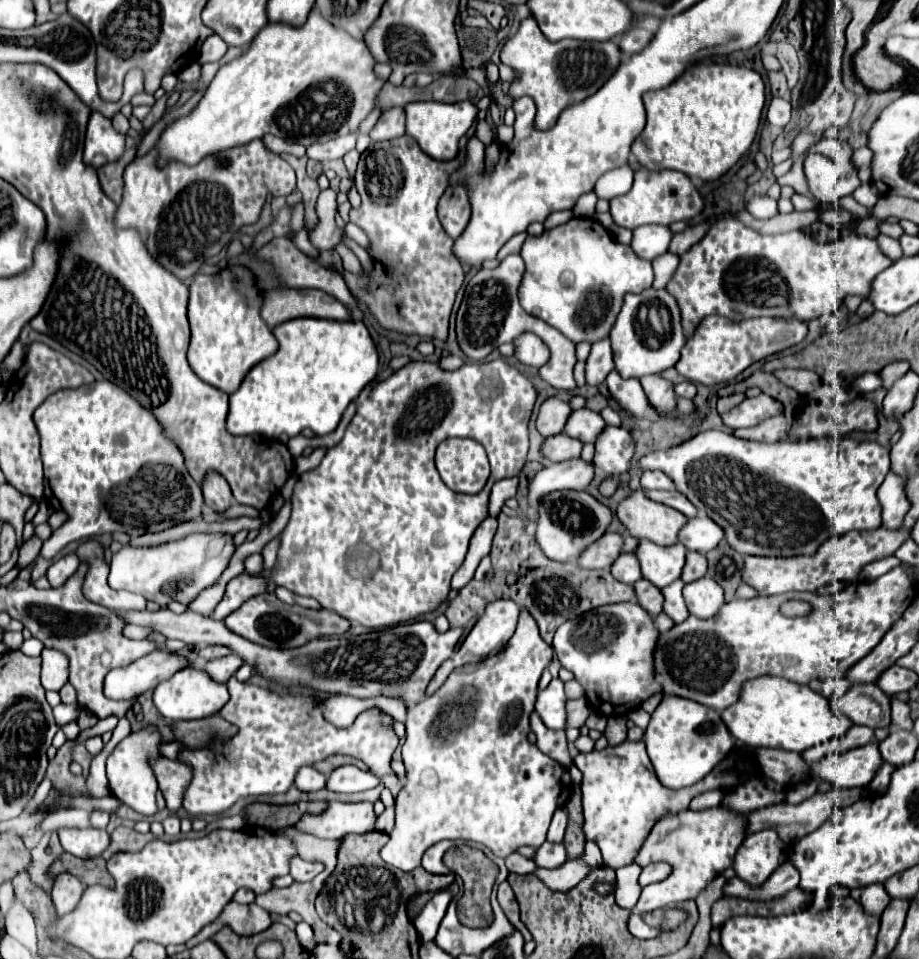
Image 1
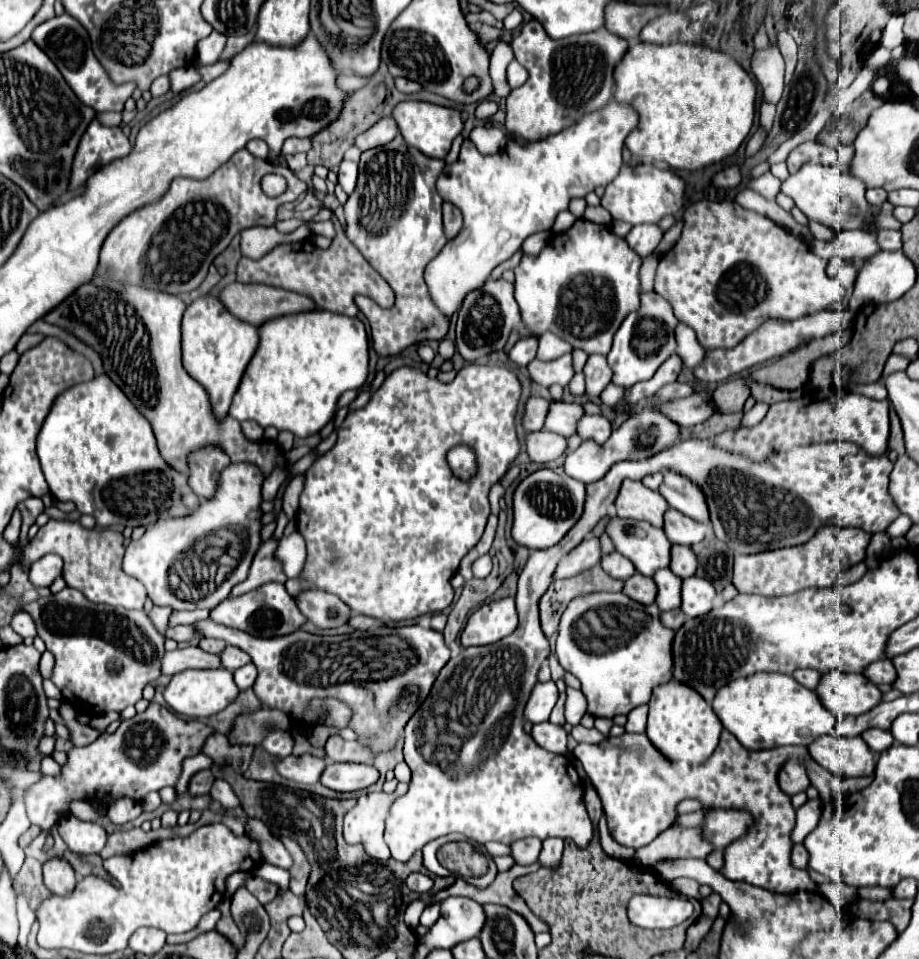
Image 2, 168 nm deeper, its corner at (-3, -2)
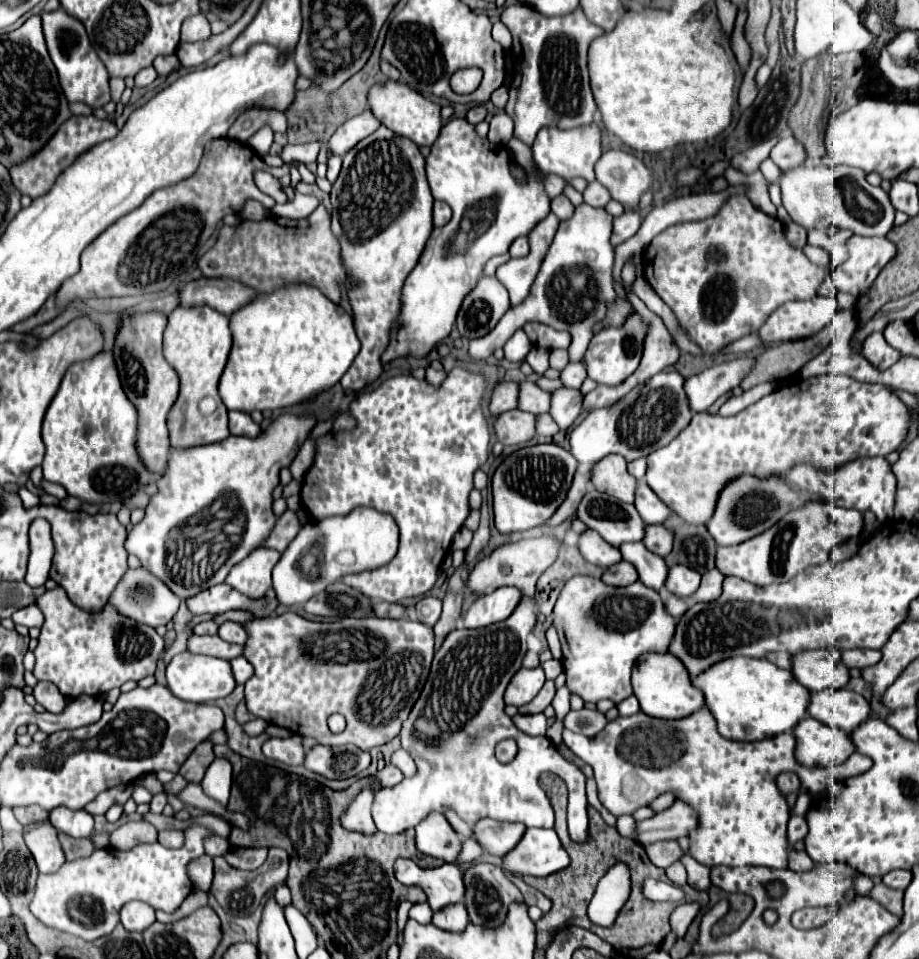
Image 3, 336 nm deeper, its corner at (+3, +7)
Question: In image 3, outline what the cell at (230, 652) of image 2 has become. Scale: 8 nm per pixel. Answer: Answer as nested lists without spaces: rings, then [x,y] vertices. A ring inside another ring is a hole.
[[[223,623],[219,627],[219,637],[227,643],[243,645],[245,643],[245,629],[241,629],[239,623]]]

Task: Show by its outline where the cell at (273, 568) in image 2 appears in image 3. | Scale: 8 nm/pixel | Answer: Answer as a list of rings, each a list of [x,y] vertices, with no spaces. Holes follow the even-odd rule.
[[[285,511],[285,513],[277,519],[275,527],[271,529],[271,533],[267,535],[267,539],[265,539],[259,547],[265,547],[265,549],[275,549],[275,551],[283,553],[283,551],[287,549],[289,541],[291,541],[291,539],[295,539],[297,531],[299,531],[297,515],[295,515],[293,511]]]

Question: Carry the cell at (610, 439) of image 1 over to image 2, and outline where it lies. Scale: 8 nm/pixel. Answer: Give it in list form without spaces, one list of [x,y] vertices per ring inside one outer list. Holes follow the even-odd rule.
[[[583,414],[583,418],[579,418],[577,422],[577,434],[581,436],[581,440],[597,440],[597,442],[605,442],[611,434],[611,424],[607,418],[595,414],[595,416],[589,416],[589,414]]]

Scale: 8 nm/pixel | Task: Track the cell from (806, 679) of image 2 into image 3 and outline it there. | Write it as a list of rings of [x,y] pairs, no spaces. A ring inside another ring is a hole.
[[[769,653],[767,659],[781,669],[791,669],[791,665],[793,665],[793,657],[789,653]]]

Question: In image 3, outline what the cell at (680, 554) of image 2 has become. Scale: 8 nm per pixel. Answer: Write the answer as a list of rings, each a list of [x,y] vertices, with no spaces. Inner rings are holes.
[[[649,525],[649,533],[645,535],[645,547],[659,557],[667,557],[673,551],[673,533],[663,525]]]

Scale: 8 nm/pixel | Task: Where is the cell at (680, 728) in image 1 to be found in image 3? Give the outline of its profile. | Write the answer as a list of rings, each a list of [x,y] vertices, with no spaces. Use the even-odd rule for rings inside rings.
[[[651,653],[649,657],[641,657],[637,669],[633,669],[633,691],[639,699],[641,711],[657,719],[685,719],[701,707],[705,707],[703,693],[697,687],[693,687],[687,669],[671,653]]]

